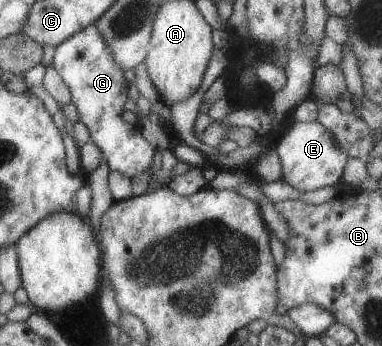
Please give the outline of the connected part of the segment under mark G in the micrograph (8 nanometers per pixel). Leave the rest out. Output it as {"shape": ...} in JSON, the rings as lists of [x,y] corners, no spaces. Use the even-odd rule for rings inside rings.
{"shape":[[[96,23],[88,25],[57,45],[52,66],[69,87],[71,102],[77,107],[80,120],[89,129],[91,141],[102,149],[109,169],[122,172],[130,178],[151,171],[157,148],[142,136],[140,125],[132,125],[123,119],[125,109],[121,102],[128,95],[125,70],[116,65],[112,51],[102,39]]]}

